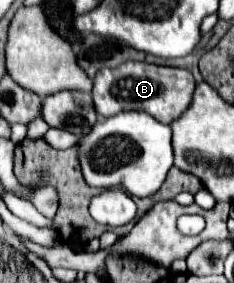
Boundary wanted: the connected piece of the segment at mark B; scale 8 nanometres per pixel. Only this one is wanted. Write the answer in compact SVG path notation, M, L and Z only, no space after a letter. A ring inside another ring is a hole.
M126 62L118 68L102 68L94 78L94 108L100 118L110 118L122 110L140 110L148 112L162 124L170 124L190 108L194 98L196 80L190 70L174 68L174 66L160 66L148 62Z

